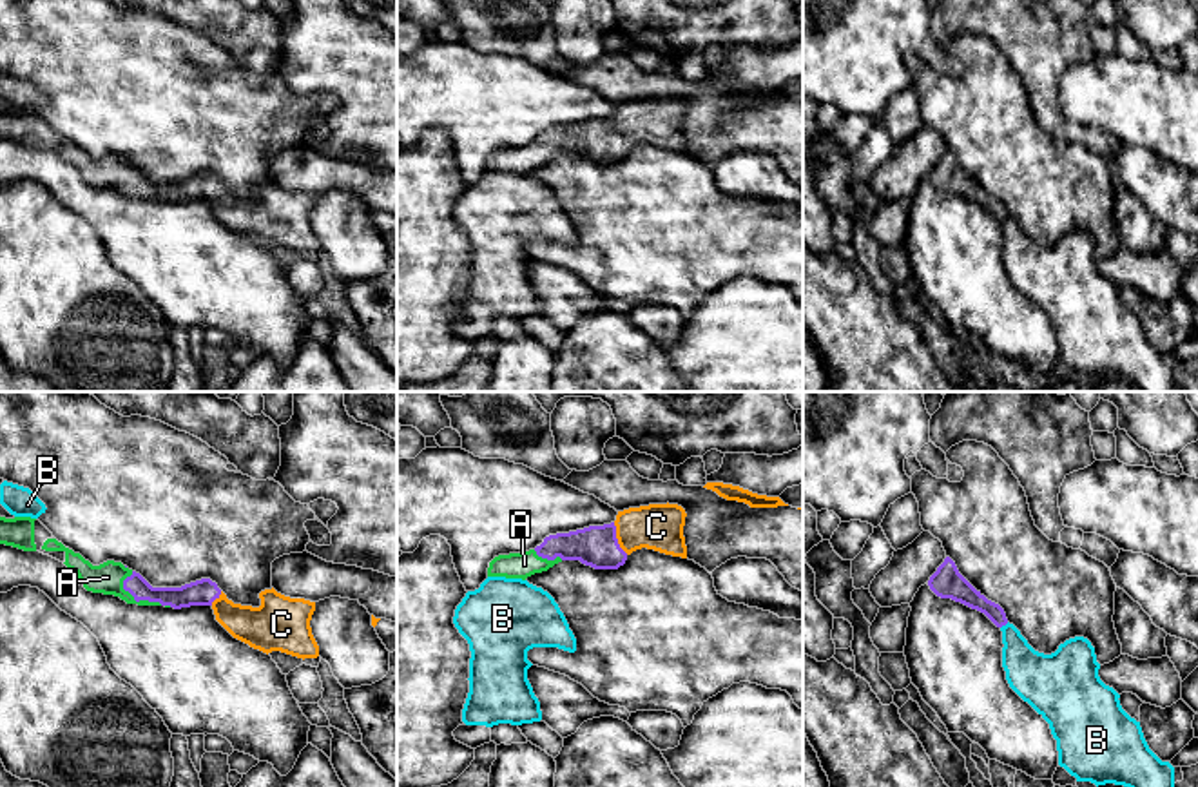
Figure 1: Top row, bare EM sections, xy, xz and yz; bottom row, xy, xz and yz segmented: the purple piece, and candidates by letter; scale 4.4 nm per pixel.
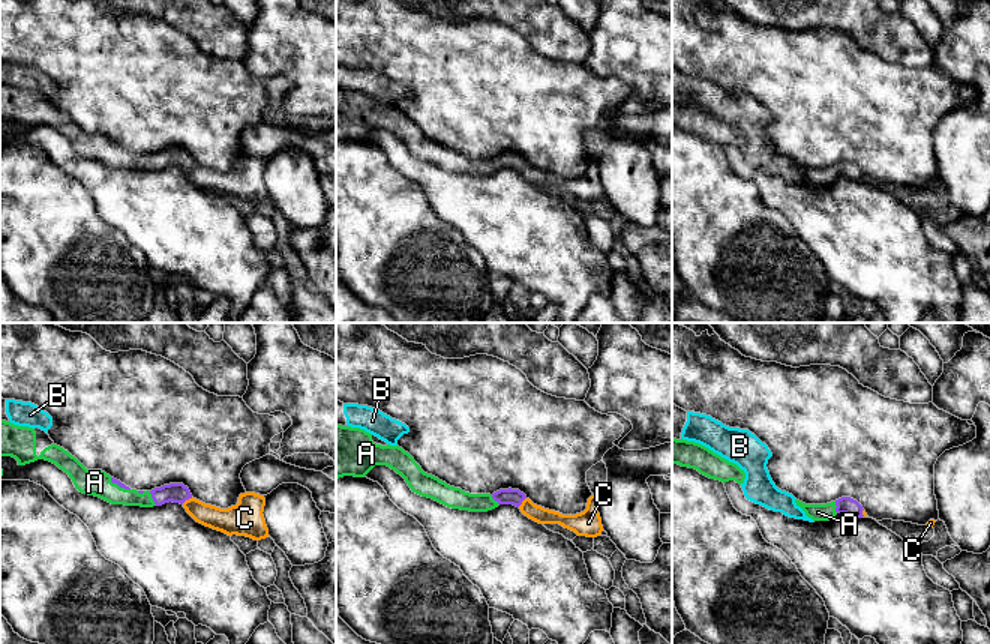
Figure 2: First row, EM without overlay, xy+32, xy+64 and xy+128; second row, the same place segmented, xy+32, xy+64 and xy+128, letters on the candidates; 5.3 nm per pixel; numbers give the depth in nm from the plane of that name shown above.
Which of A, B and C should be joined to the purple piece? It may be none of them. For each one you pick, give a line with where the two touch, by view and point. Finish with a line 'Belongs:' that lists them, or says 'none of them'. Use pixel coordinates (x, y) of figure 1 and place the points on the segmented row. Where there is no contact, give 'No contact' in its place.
A: Touches purple at xy (140, 599)
C: Touches purple at xz (617, 539)
Belongs: A, C

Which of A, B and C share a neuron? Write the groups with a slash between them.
A C / B

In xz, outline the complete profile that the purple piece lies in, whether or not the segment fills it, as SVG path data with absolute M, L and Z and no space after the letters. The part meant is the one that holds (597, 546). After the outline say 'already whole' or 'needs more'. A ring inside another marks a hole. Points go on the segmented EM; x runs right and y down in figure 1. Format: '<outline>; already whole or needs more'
M669 502L629 508L618 511L611 524L549 535L535 549L498 555L489 562L488 577L526 580L562 560L580 560L594 569L618 569L642 548L687 559L685 517L681 506Z; needs more

